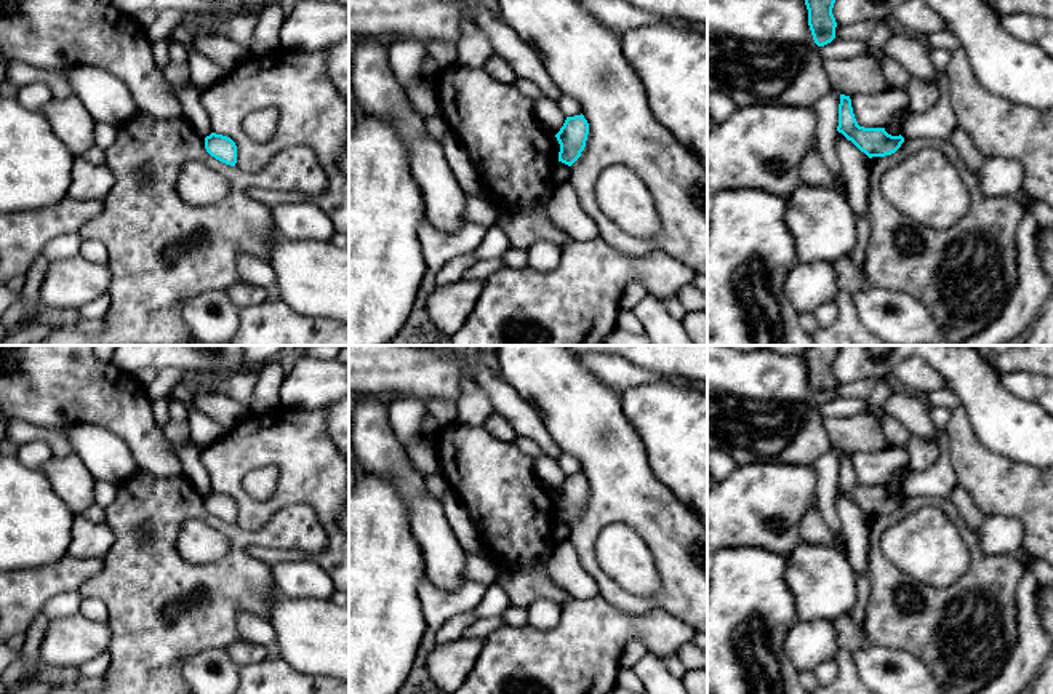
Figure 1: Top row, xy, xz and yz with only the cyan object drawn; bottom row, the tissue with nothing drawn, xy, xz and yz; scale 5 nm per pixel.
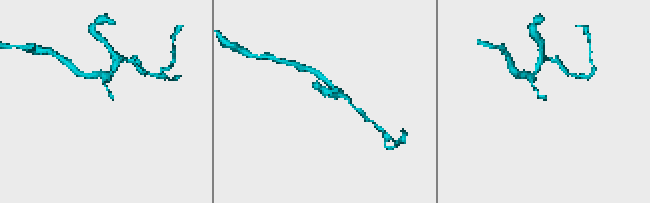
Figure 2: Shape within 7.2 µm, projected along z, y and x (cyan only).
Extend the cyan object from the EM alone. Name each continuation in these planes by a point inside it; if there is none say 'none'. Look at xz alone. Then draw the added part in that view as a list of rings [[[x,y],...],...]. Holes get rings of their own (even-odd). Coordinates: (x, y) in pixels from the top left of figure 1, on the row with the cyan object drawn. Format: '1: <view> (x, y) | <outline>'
none

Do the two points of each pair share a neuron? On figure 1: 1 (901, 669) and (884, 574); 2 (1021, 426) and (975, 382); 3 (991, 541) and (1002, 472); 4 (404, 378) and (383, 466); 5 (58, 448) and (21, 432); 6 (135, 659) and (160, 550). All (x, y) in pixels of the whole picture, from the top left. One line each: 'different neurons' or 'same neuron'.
1: different neurons
2: same neuron
3: different neurons
4: different neurons
5: same neuron
6: same neuron

